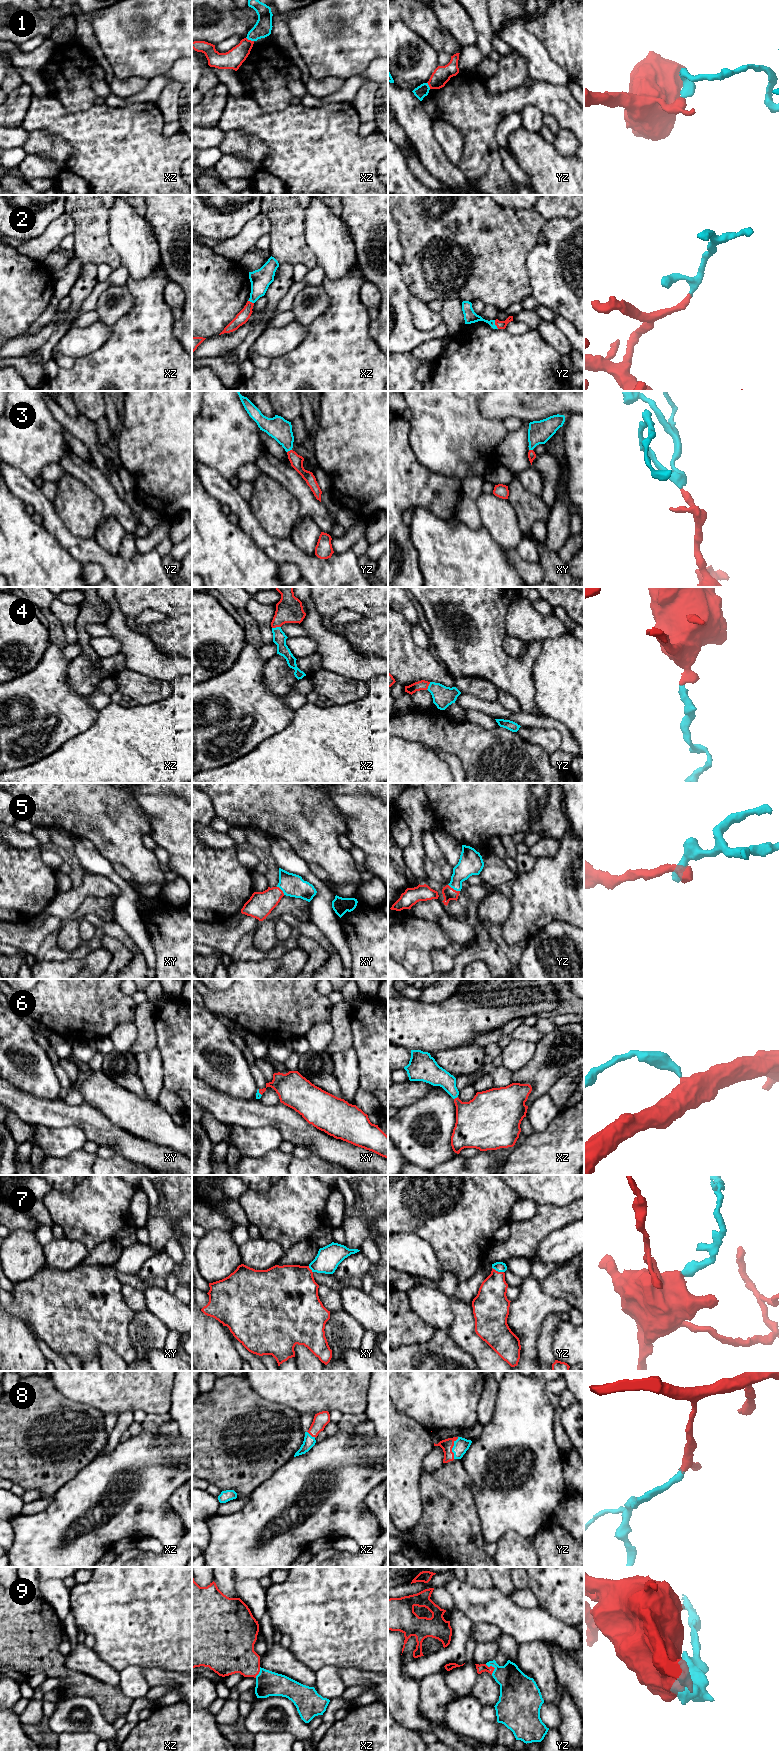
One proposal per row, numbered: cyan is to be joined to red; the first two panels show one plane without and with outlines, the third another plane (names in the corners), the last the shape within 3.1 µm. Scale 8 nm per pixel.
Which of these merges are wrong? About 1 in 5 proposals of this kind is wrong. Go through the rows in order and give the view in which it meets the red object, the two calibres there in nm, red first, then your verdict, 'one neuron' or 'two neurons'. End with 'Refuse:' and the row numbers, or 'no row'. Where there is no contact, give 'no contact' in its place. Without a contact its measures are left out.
1: xz | 160/140 nm | two neurons
2: yz | 60/100 nm | one neuron
3: yz | 100/180 nm | one neuron
4: xz | 220/110 nm | one neuron
5: yz | 100/190 nm | one neuron
6: xz | 340/160 nm | one neuron
7: yz | 260/80 nm | one neuron
8: yz | 90/120 nm | one neuron
9: yz | 70/260 nm | one neuron
Refuse: 1

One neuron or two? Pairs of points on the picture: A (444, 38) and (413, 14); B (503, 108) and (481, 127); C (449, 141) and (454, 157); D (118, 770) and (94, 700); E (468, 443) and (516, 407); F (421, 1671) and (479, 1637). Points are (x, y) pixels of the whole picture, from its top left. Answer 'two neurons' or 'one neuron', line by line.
A: one neuron
B: one neuron
C: one neuron
D: two neurons
E: two neurons
F: two neurons

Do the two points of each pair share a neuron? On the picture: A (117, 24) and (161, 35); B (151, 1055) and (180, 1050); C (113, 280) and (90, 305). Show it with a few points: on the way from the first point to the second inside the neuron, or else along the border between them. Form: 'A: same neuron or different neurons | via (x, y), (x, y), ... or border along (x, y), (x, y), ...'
A: same neuron | via (128, 32), (132, 34), (150, 34)
B: different neurons | border along (156, 1046), (161, 1059), (163, 1077)
C: same neuron | via (106, 284), (93, 298)

